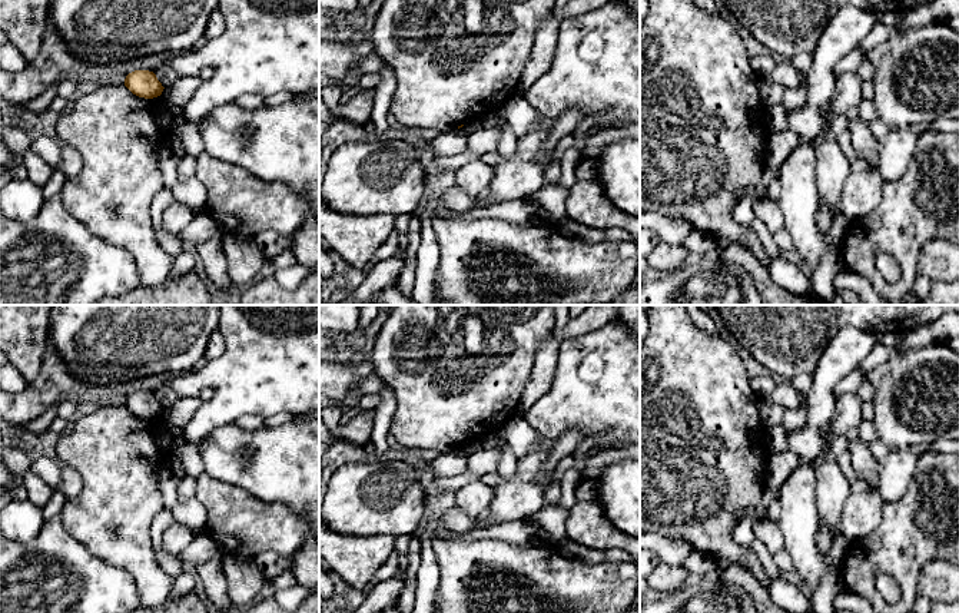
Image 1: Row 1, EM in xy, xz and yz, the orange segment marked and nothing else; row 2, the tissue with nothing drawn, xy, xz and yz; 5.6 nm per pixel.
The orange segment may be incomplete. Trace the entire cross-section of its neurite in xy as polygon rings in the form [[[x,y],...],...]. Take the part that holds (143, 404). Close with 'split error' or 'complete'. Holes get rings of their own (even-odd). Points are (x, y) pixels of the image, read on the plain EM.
[[[135,391],[125,400],[125,407],[136,417],[153,420],[162,415],[163,407],[156,395],[149,391]]]; complete

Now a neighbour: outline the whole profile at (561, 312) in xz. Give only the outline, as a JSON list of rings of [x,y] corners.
[[[554,305],[554,314],[555,314],[555,325],[552,329],[554,338],[561,342],[564,341],[564,328],[567,322],[570,321],[570,305]]]

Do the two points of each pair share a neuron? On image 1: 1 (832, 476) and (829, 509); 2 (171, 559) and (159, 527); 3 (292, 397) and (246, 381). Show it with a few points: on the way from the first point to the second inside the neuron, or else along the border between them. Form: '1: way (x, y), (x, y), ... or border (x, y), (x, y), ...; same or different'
1: way (832, 484), (830, 500); same
2: way (162, 552), (158, 547), (158, 536); same
3: way (281, 385), (258, 381); same

